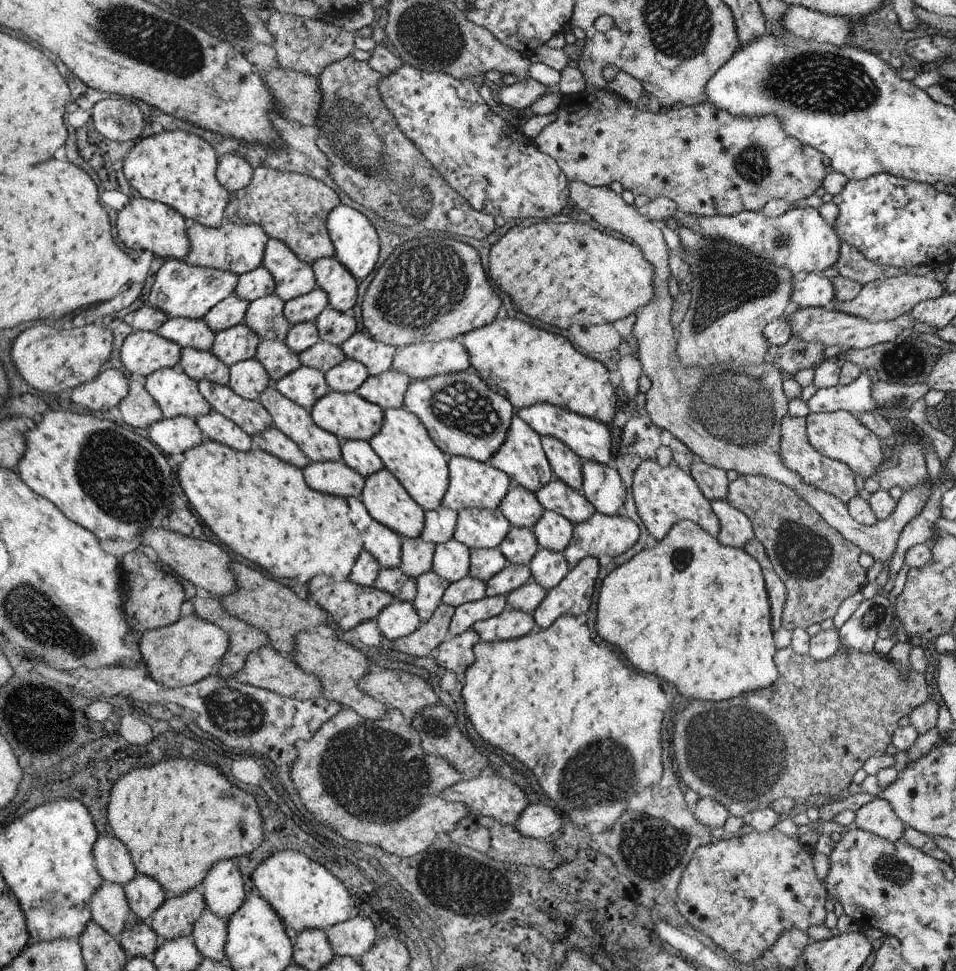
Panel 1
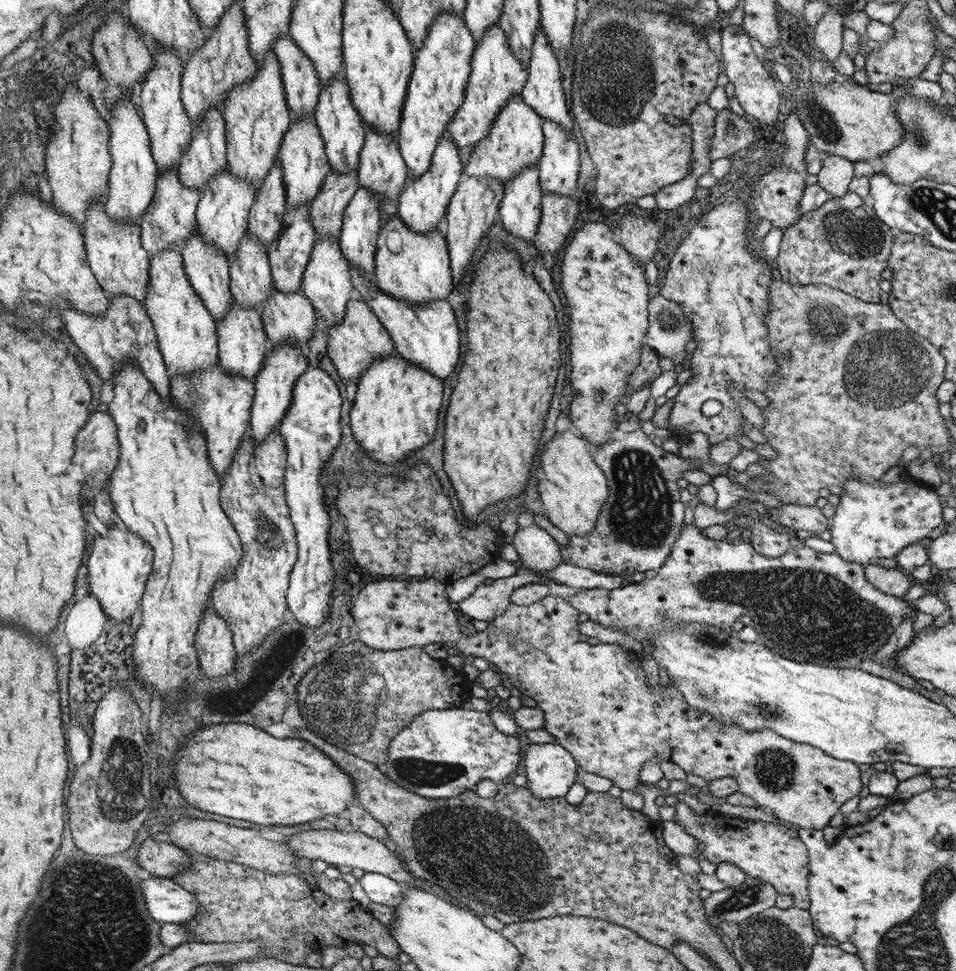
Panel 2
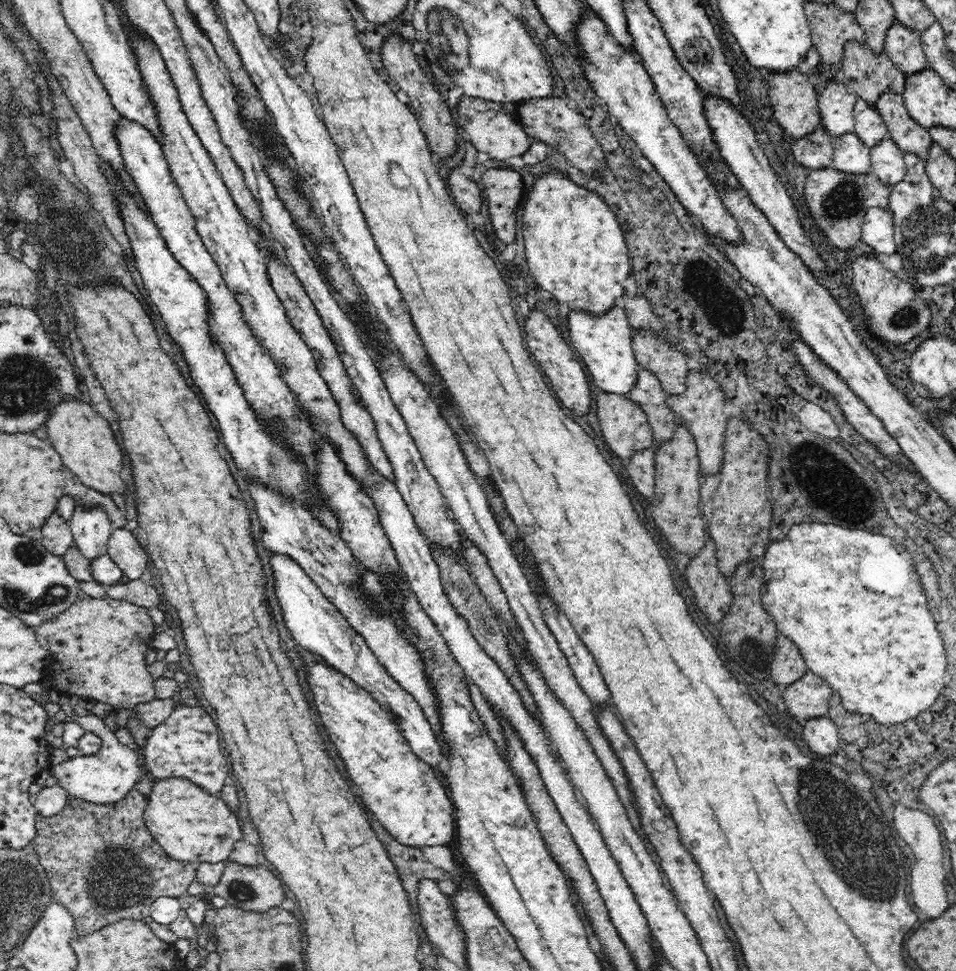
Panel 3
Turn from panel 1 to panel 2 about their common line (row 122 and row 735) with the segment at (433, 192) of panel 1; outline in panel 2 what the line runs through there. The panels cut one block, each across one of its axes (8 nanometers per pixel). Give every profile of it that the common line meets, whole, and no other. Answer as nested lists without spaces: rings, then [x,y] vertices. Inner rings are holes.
[[[351,642],[351,644],[341,644],[337,648],[337,652],[329,658],[329,662],[323,662],[323,666],[315,666],[315,670],[311,670],[311,678],[307,678],[307,682],[303,682],[303,706],[301,706],[301,712],[303,712],[303,722],[307,726],[309,732],[313,732],[315,736],[323,738],[327,744],[335,744],[335,748],[339,750],[345,750],[357,758],[363,758],[365,762],[371,762],[375,766],[379,764],[385,764],[387,762],[387,752],[389,752],[389,744],[391,740],[409,724],[413,722],[415,716],[421,716],[423,712],[427,710],[451,710],[451,708],[459,708],[459,704],[463,704],[465,700],[469,700],[469,680],[465,678],[463,672],[459,672],[457,668],[449,666],[447,662],[439,662],[439,660],[433,660],[429,658],[423,648],[407,648],[403,652],[383,652],[383,650],[375,650],[375,648],[367,648],[365,644],[361,642]]]

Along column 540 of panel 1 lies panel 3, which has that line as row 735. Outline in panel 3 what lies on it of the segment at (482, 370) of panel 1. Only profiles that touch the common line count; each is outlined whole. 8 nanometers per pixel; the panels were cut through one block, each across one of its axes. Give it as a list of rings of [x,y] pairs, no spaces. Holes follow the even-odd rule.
[[[304,652],[304,658],[318,716],[368,810],[404,846],[422,848],[448,844],[456,830],[454,806],[448,798],[448,790],[432,766],[416,756],[394,714],[384,710],[368,690],[334,670],[320,656]]]

